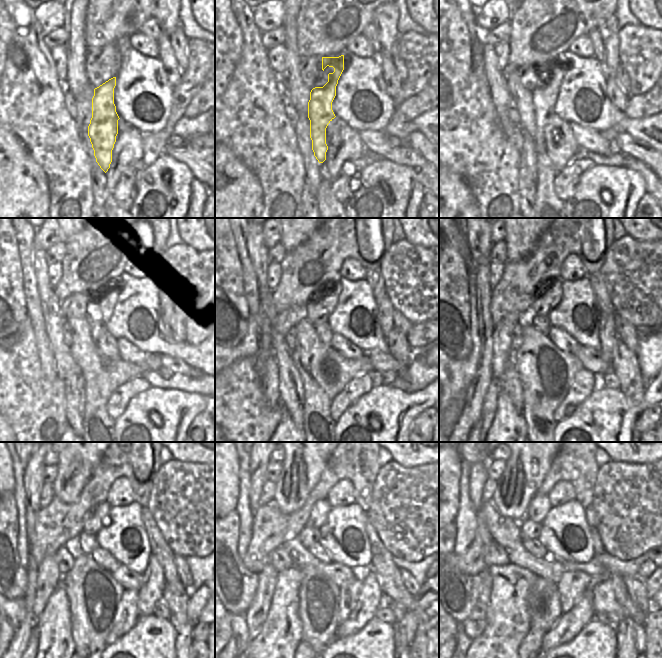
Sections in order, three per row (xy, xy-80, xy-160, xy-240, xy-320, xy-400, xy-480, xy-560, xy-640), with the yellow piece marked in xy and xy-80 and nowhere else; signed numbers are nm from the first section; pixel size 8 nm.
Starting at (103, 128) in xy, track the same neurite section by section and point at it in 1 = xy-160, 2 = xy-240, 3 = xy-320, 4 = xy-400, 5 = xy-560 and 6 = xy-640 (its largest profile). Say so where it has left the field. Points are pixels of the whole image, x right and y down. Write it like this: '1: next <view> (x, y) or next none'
1: next xy-160 (544, 97)
2: next xy-240 (98, 314)
3: next xy-320 (319, 310)
4: next xy-400 (548, 296)
5: next xy-560 (320, 510)
6: next xy-640 (539, 506)

